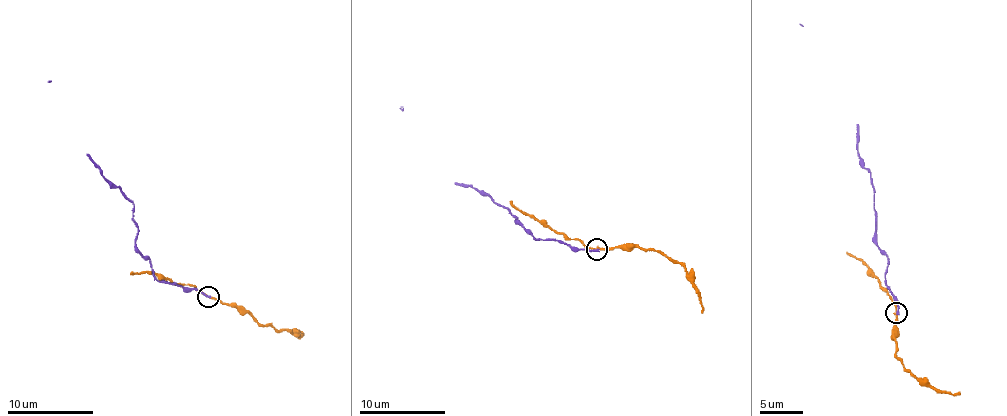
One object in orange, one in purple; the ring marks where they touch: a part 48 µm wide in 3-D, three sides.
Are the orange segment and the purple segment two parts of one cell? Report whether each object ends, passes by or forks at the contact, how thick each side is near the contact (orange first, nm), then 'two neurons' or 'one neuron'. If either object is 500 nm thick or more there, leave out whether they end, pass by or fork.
orange passes by; purple ends; calibres 160 and 180 nm; two neurons

